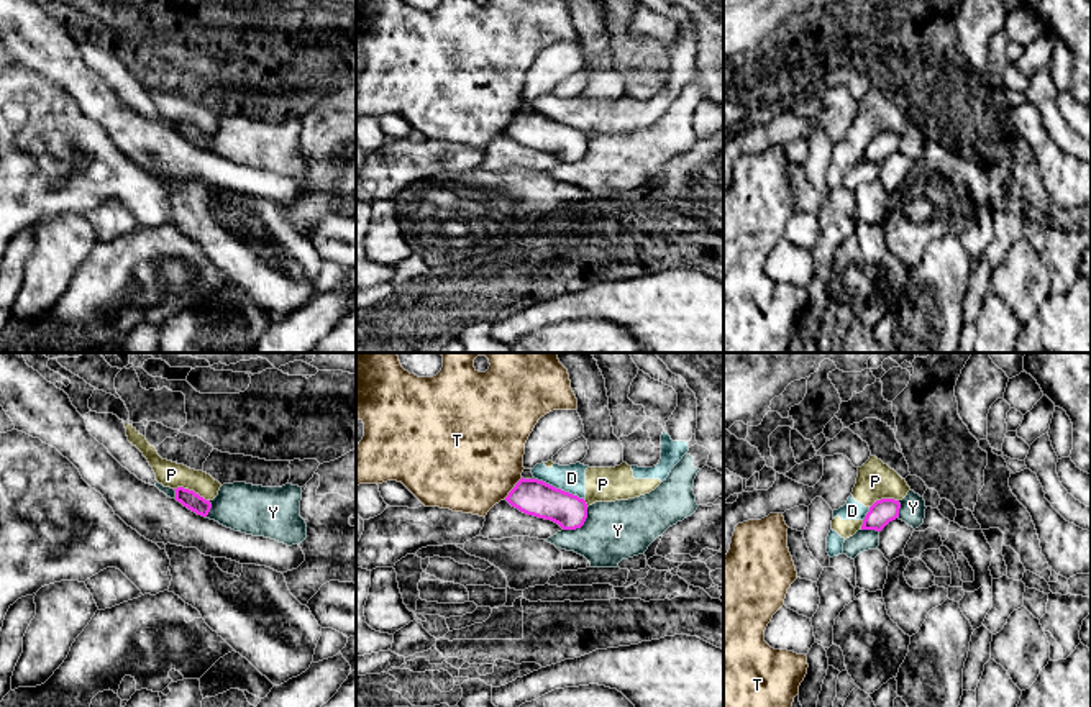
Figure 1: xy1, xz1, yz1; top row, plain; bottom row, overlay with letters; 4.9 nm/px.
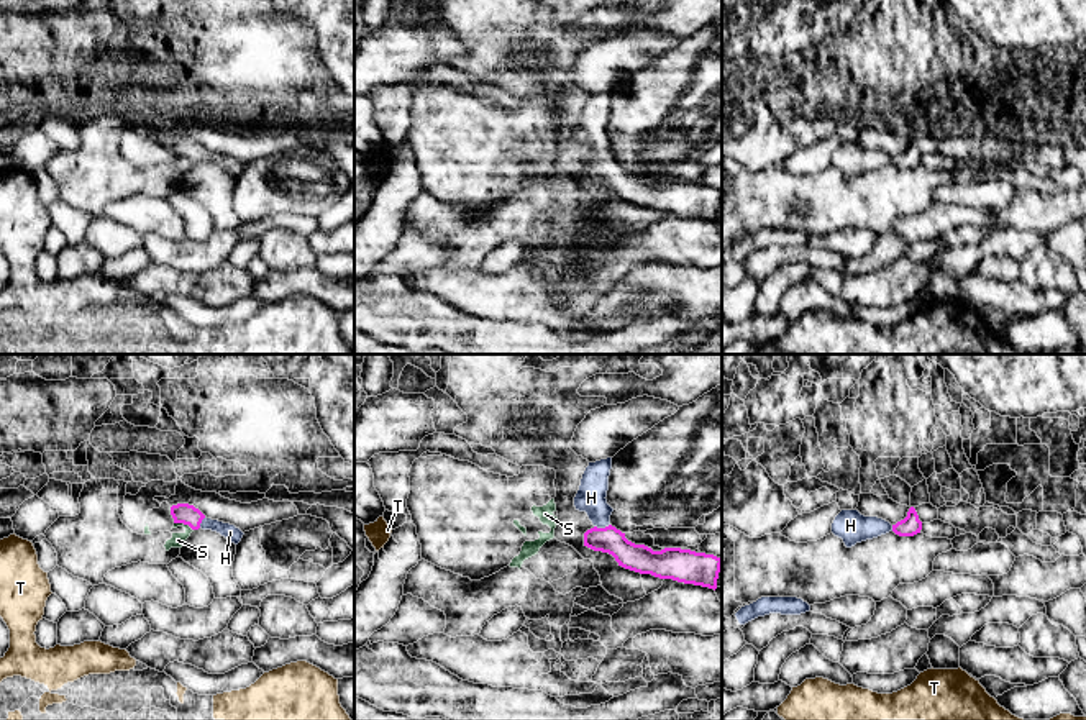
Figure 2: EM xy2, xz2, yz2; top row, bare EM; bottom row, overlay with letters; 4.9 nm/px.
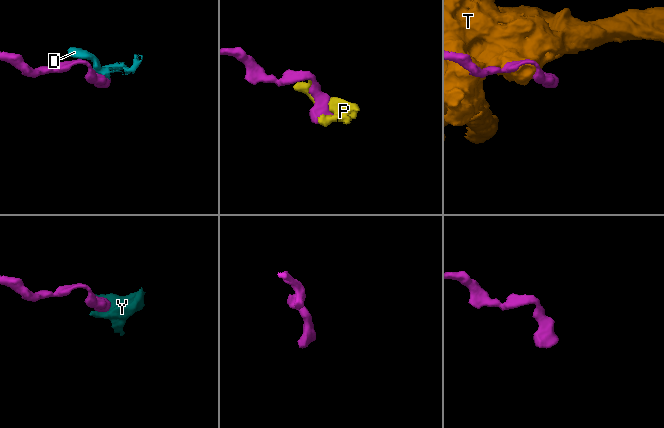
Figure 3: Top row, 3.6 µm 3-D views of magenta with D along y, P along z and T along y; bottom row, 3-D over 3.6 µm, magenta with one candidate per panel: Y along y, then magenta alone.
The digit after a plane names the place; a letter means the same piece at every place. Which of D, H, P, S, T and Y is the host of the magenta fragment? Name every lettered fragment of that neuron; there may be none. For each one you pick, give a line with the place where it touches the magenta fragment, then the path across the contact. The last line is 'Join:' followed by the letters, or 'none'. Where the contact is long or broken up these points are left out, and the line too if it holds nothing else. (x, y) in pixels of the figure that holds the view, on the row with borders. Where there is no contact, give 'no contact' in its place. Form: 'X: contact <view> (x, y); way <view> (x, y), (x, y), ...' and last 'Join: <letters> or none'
H: contact xz2 (601, 528); way xz2 (638, 558), (627, 555), (601, 528), (601, 517), (591, 497)
Join: H

